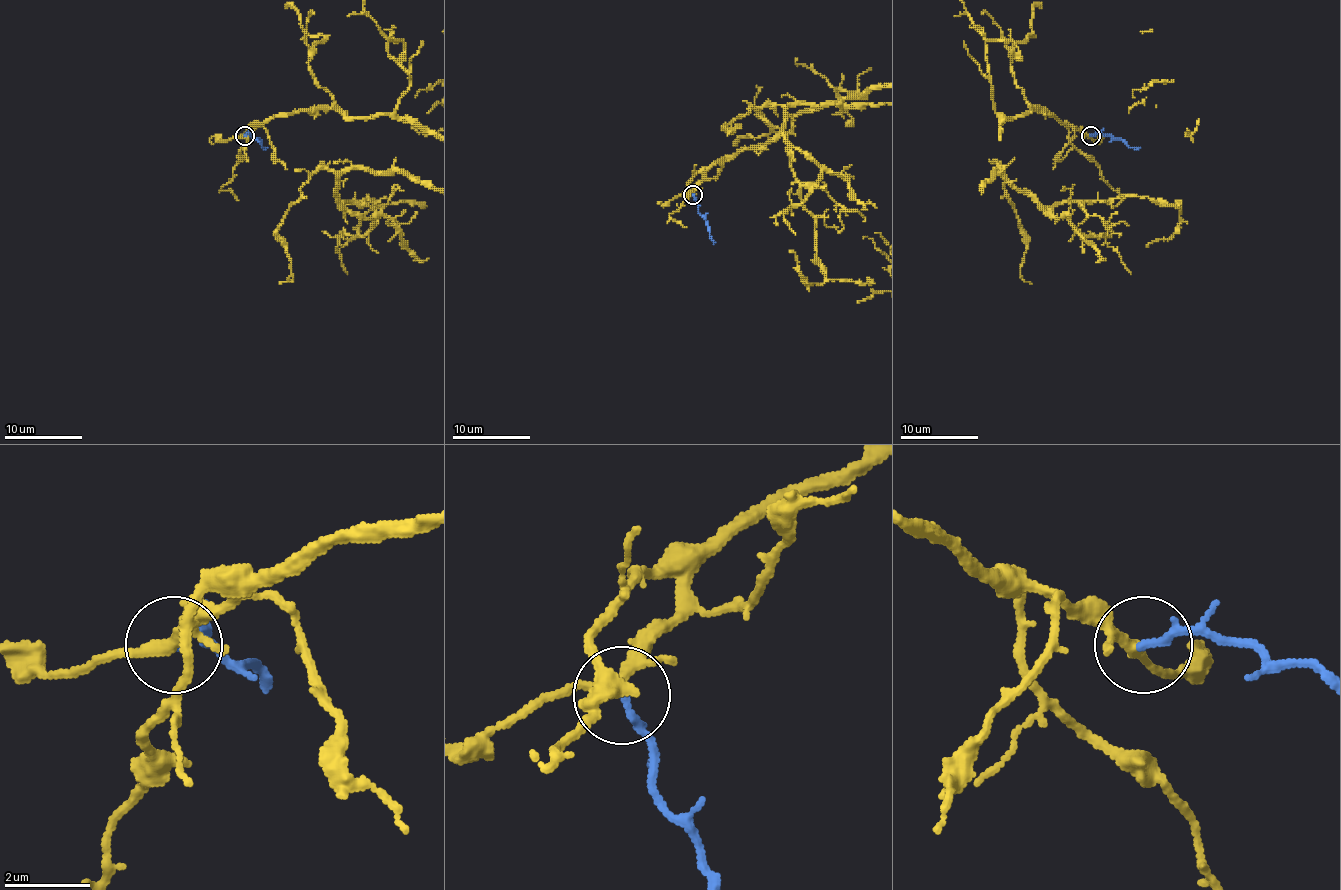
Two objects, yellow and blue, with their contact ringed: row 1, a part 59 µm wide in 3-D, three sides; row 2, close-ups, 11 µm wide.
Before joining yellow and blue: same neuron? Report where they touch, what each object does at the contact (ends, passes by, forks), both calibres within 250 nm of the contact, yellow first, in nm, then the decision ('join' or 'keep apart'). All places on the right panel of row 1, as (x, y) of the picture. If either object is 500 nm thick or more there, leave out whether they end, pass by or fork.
(1090, 135) | yellow forks | blue ends | 200/200 nm | join

